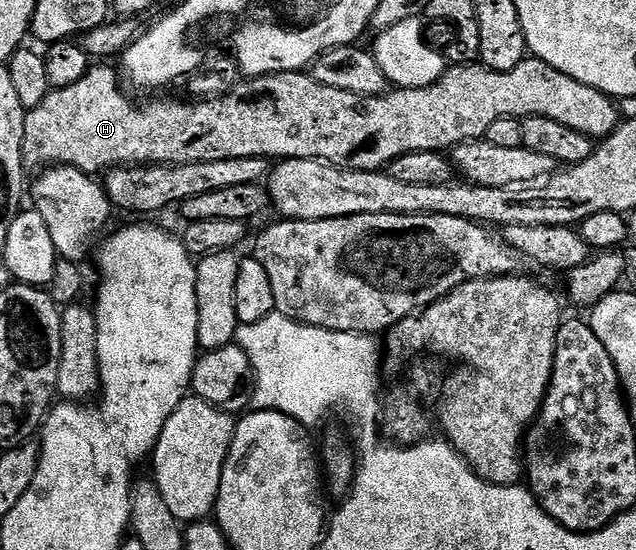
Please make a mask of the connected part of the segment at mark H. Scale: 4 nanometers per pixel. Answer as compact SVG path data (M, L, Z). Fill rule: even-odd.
M527 59L521 61L516 67L512 67L512 71L504 71L503 73L497 73L496 71L492 71L491 69L487 69L485 65L481 63L454 63L447 68L446 72L442 74L442 78L439 79L436 83L432 83L428 87L416 87L415 89L400 89L397 87L391 88L389 91L382 94L381 97L361 97L360 95L356 95L352 91L340 91L336 87L324 87L324 83L320 83L317 81L313 75L306 71L299 71L297 73L273 73L272 75L268 75L267 77L251 77L249 79L243 80L241 83L243 85L238 85L235 87L231 93L226 93L223 97L214 97L211 101L177 101L174 97L162 97L166 95L158 95L155 101L146 101L143 105L133 105L132 102L129 101L128 98L125 97L124 94L118 90L118 77L120 81L120 73L117 68L109 69L109 64L106 63L98 63L95 64L89 71L84 75L84 79L80 79L80 83L72 83L72 87L64 87L63 89L51 89L50 93L44 99L44 103L40 103L40 107L36 107L35 109L29 110L27 112L26 118L24 119L24 143L22 144L22 163L23 166L29 167L31 170L34 168L34 171L41 170L43 167L53 167L57 164L60 165L71 165L72 167L76 167L80 171L84 171L85 173L91 175L101 174L103 171L109 171L119 165L179 165L180 163L200 163L201 161L211 161L212 159L232 159L233 157L265 157L267 159L285 159L287 157L311 157L312 159L316 159L317 161L327 161L330 165L338 165L341 169L359 169L360 171L368 171L369 173L375 171L385 170L388 166L390 166L393 161L397 159L400 155L408 155L412 151L450 151L453 150L456 145L464 145L467 141L477 141L479 139L485 138L486 132L488 131L488 127L492 127L492 123L496 123L496 119L500 119L501 117L516 117L516 118L524 118L524 117L547 117L548 119L556 119L556 123L564 123L564 127L572 127L572 131L580 131L580 135L588 135L591 139L605 139L610 136L611 133L614 132L615 129L618 128L620 124L620 116L618 117L618 109L615 102L609 97L606 93L601 93L599 89L593 89L592 87L588 87L584 83L580 83L576 79L572 79L568 75L564 75L564 71L556 71L556 67L552 67L548 63L544 63L543 61L537 59Z

